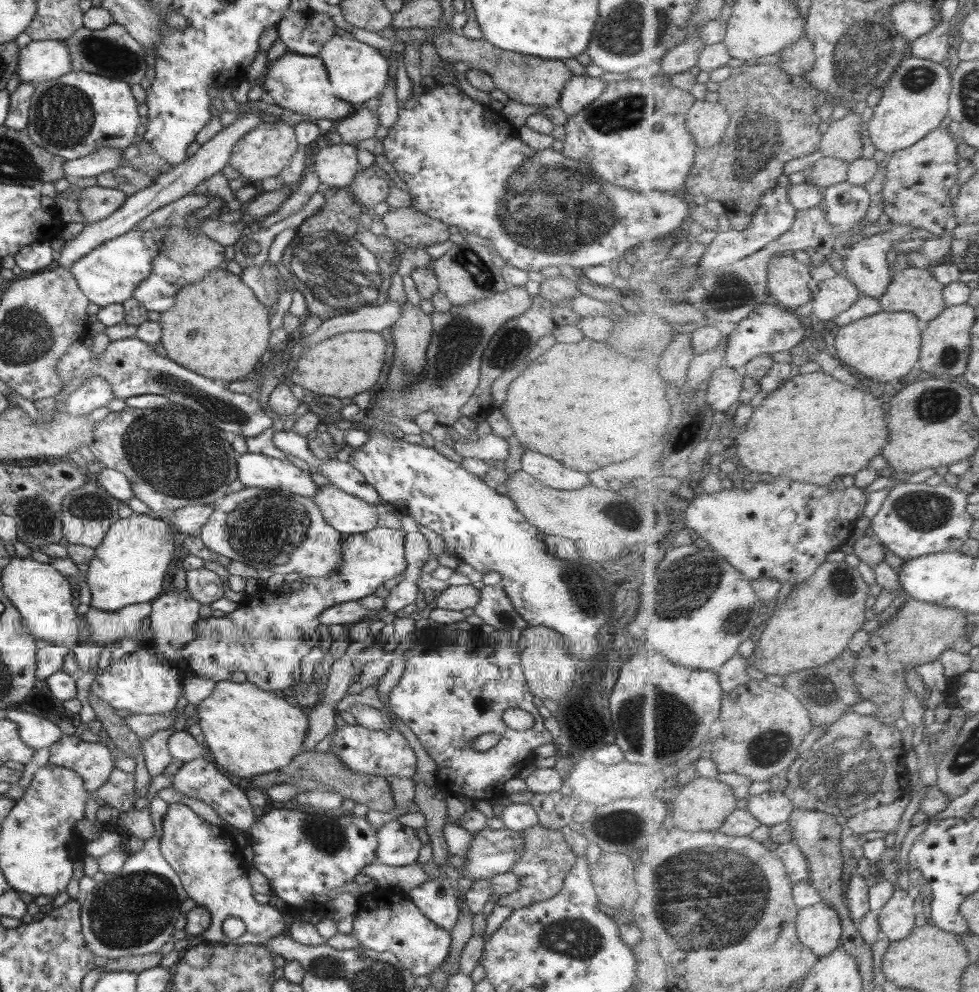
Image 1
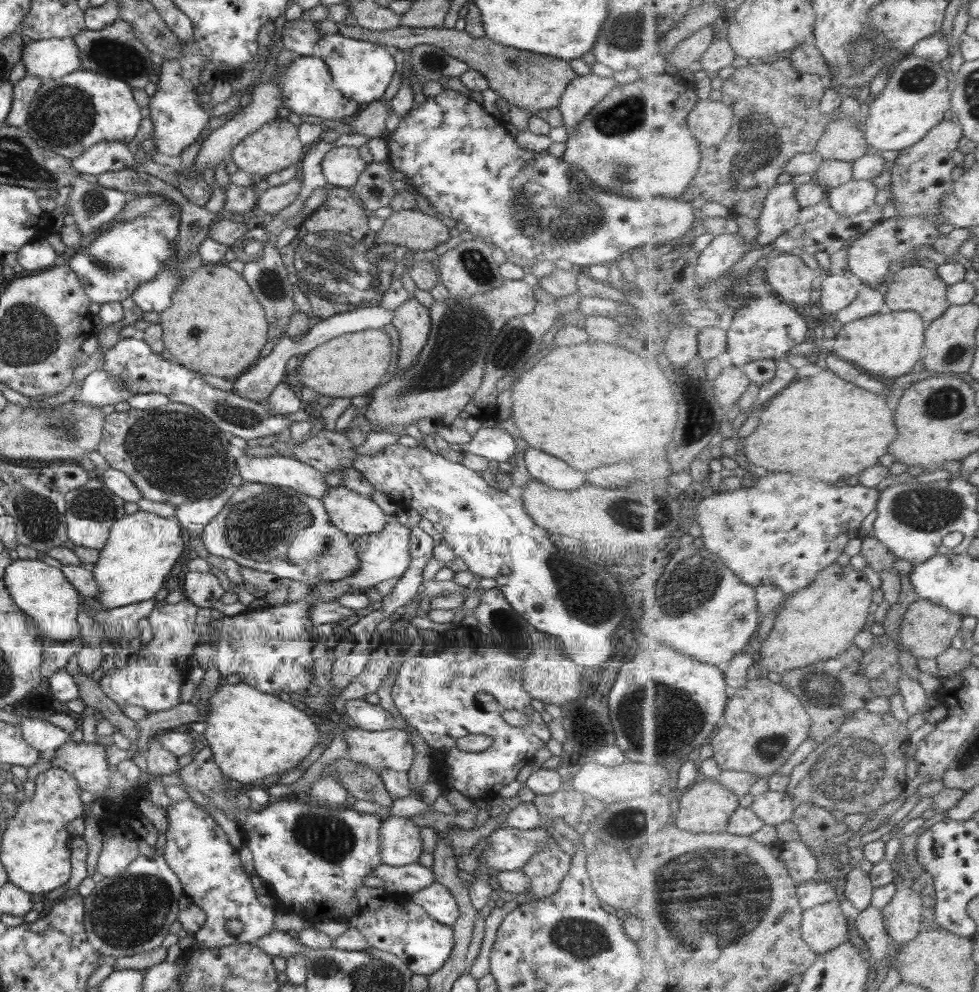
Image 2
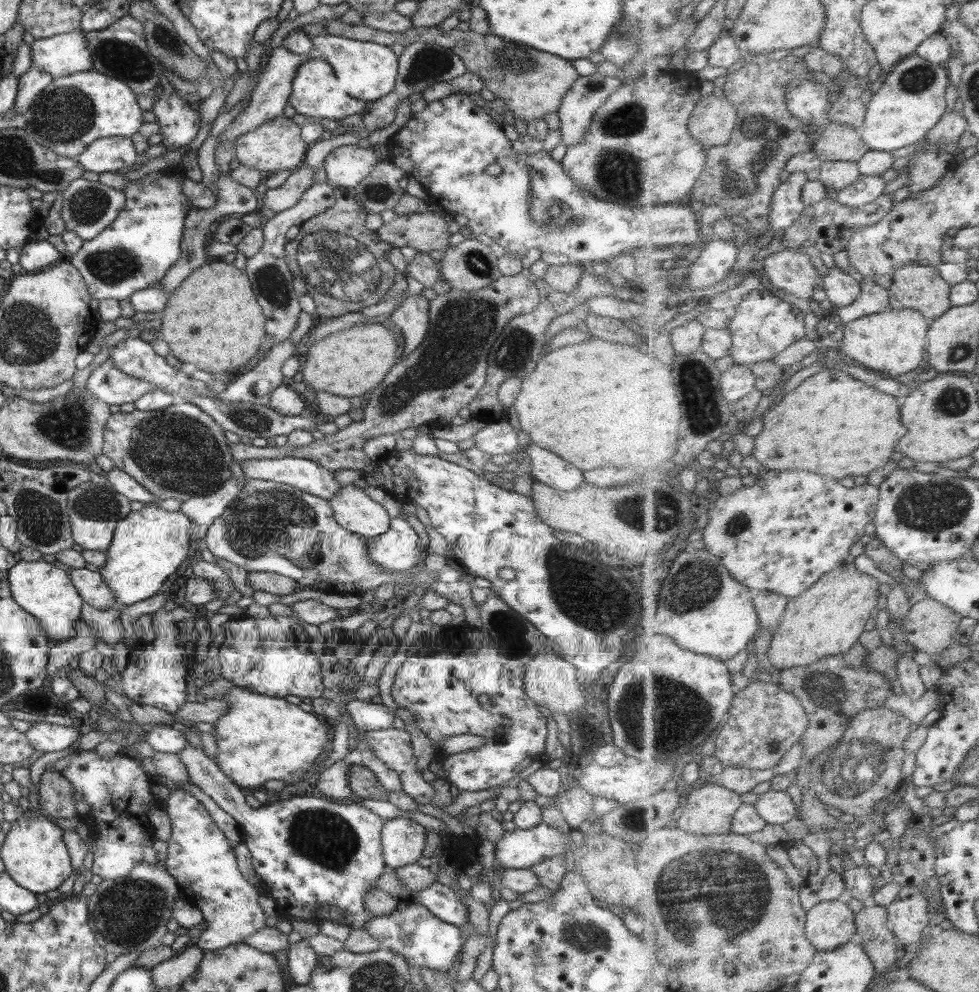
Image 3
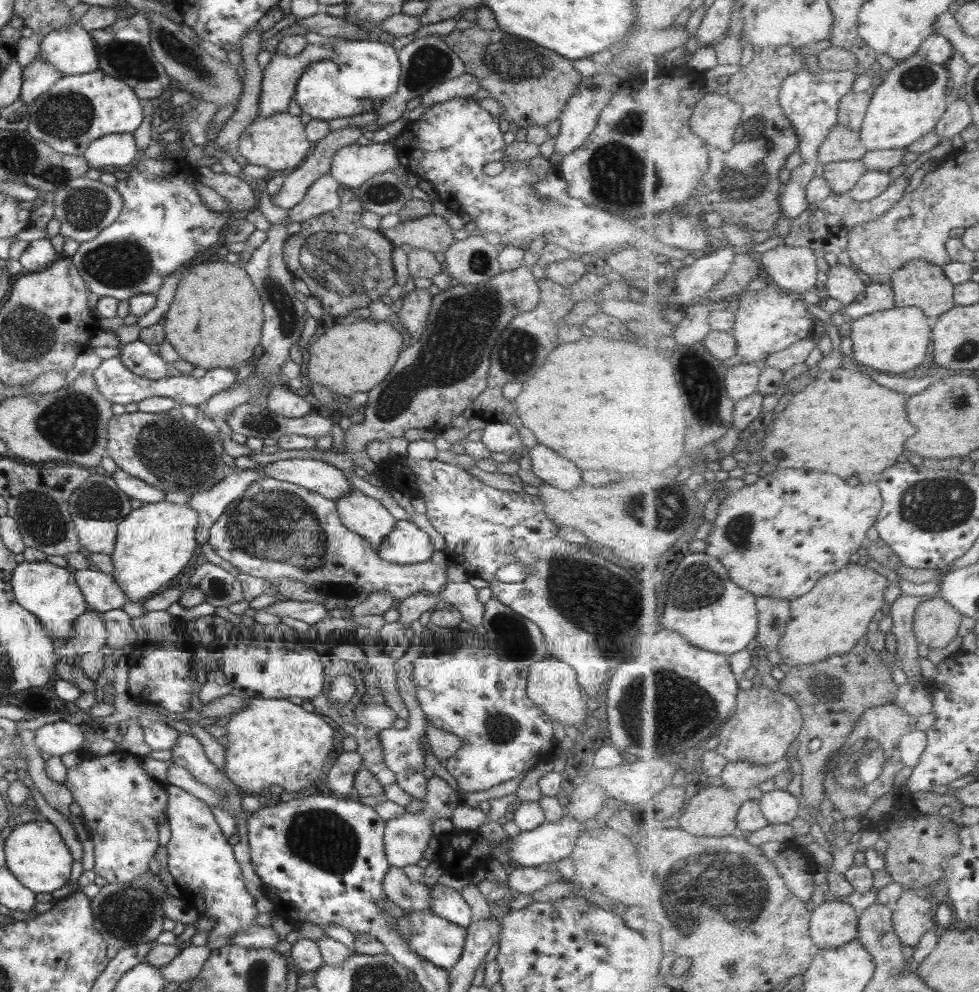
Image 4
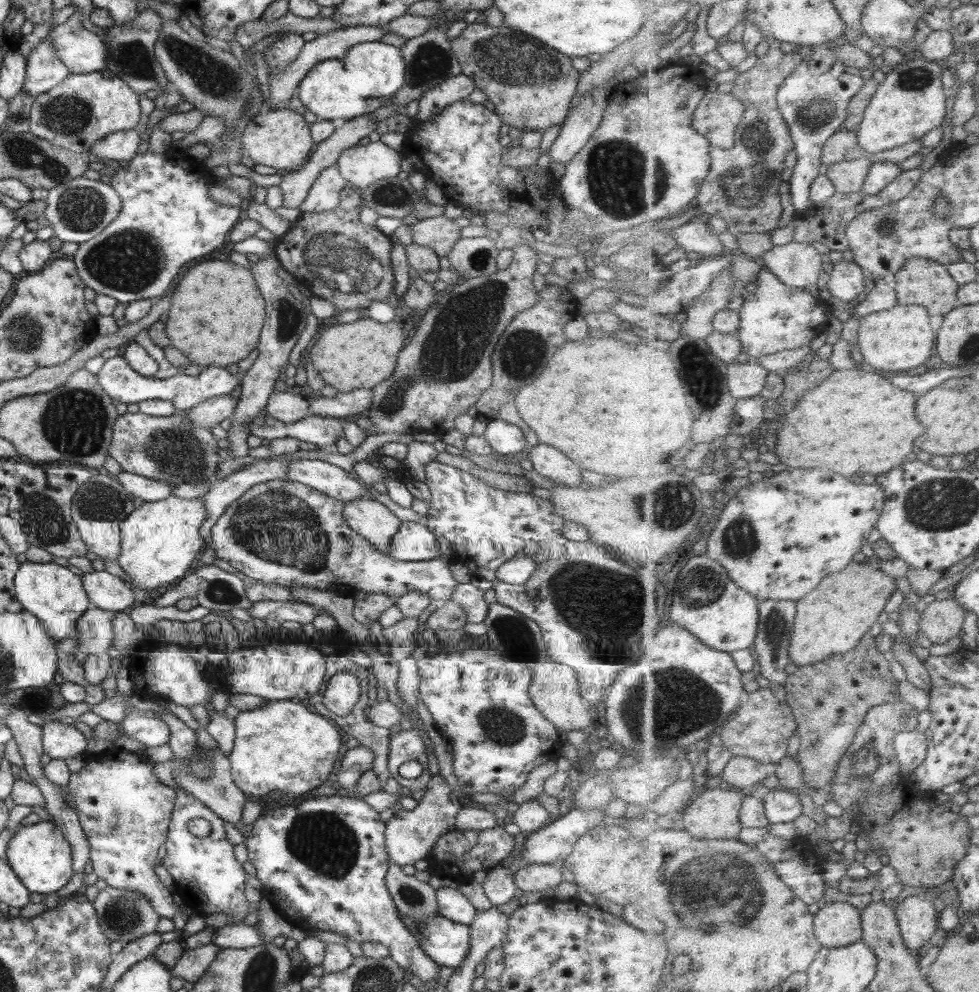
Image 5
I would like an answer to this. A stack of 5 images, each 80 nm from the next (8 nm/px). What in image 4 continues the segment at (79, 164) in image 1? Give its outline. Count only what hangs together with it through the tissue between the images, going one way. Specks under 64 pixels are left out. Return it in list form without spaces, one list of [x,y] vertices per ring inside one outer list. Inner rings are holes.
[[[132,133],[106,134],[92,140],[83,151],[88,168],[121,168],[133,164],[137,149]]]

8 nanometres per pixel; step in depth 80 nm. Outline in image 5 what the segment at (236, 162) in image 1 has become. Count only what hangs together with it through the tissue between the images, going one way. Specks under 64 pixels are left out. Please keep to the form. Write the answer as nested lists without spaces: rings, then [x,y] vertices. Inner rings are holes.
[[[287,108],[275,111],[264,110],[244,126],[240,136],[240,147],[254,164],[271,166],[281,174],[296,171],[306,163],[315,147],[308,125],[301,115]]]

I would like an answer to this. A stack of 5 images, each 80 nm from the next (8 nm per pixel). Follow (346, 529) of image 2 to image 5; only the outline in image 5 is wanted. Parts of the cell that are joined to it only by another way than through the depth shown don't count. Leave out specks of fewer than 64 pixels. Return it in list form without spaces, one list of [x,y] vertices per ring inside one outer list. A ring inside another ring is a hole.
[[[361,497],[343,503],[345,524],[380,553],[386,554],[388,542],[399,526],[399,519],[375,499]]]

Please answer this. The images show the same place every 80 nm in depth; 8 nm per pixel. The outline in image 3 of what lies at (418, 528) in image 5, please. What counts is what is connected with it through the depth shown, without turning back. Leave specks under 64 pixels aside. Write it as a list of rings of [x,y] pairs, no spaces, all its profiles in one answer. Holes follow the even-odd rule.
[[[405,518],[389,519],[389,526],[383,534],[364,539],[367,556],[384,572],[401,574],[408,570],[427,552],[419,552],[417,533],[409,527]]]

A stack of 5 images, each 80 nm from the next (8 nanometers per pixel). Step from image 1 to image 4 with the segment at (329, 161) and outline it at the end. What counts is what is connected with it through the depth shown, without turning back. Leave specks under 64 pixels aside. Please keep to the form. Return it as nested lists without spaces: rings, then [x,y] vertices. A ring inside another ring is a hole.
[[[355,142],[338,148],[330,158],[328,174],[344,187],[361,186],[368,178],[397,167],[393,144],[387,142],[355,145]]]

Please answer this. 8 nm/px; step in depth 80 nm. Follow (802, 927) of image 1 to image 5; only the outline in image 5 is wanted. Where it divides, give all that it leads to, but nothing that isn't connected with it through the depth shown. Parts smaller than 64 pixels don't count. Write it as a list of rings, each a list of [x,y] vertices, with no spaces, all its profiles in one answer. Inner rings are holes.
[[[832,902],[814,916],[815,933],[822,947],[849,946],[862,941],[862,910],[846,902]]]

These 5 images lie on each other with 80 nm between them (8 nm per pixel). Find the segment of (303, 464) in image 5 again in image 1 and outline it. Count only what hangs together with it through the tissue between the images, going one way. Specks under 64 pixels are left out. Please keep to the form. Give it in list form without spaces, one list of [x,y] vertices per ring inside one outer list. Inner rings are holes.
[[[246,453],[236,458],[236,478],[245,488],[280,489],[311,499],[319,486],[311,481],[309,474],[287,460],[276,460],[263,454]]]

